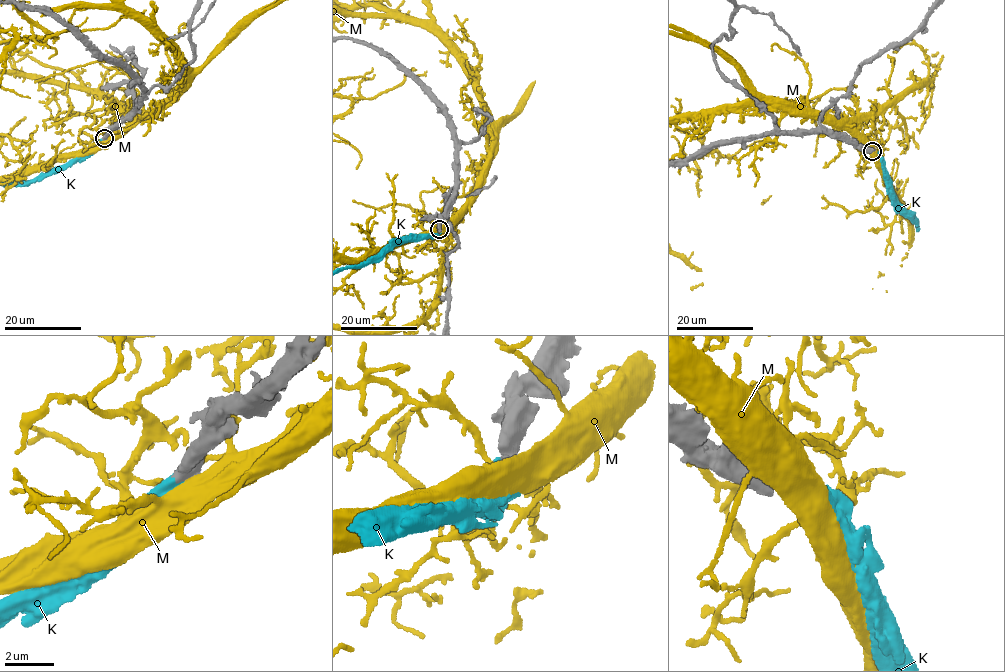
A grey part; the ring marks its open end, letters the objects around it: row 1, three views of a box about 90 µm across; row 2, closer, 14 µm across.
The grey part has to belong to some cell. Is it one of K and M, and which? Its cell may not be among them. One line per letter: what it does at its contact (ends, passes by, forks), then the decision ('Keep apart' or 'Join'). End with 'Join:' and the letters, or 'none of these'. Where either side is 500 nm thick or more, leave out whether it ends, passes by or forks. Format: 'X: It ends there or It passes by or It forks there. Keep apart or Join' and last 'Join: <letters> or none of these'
K: Join
M: Keep apart
Join: K

